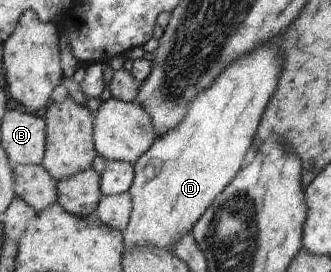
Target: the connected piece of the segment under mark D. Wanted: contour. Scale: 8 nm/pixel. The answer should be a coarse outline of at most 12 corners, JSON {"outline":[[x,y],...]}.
{"outline":[[230,63],[133,164],[124,251],[171,252],[234,180],[278,86]]}

